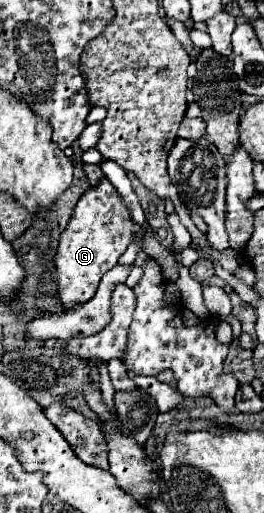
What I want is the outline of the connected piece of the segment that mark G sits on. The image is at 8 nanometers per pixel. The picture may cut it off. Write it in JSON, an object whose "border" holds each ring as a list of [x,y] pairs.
{"border":[[[102,178],[96,186],[88,188],[78,200],[66,230],[60,234],[60,244],[54,258],[62,304],[66,308],[74,308],[76,304],[90,300],[102,276],[112,266],[116,266],[118,258],[124,254],[134,236],[136,230],[132,222],[132,212],[124,198],[116,192],[114,184],[108,178]]]}

